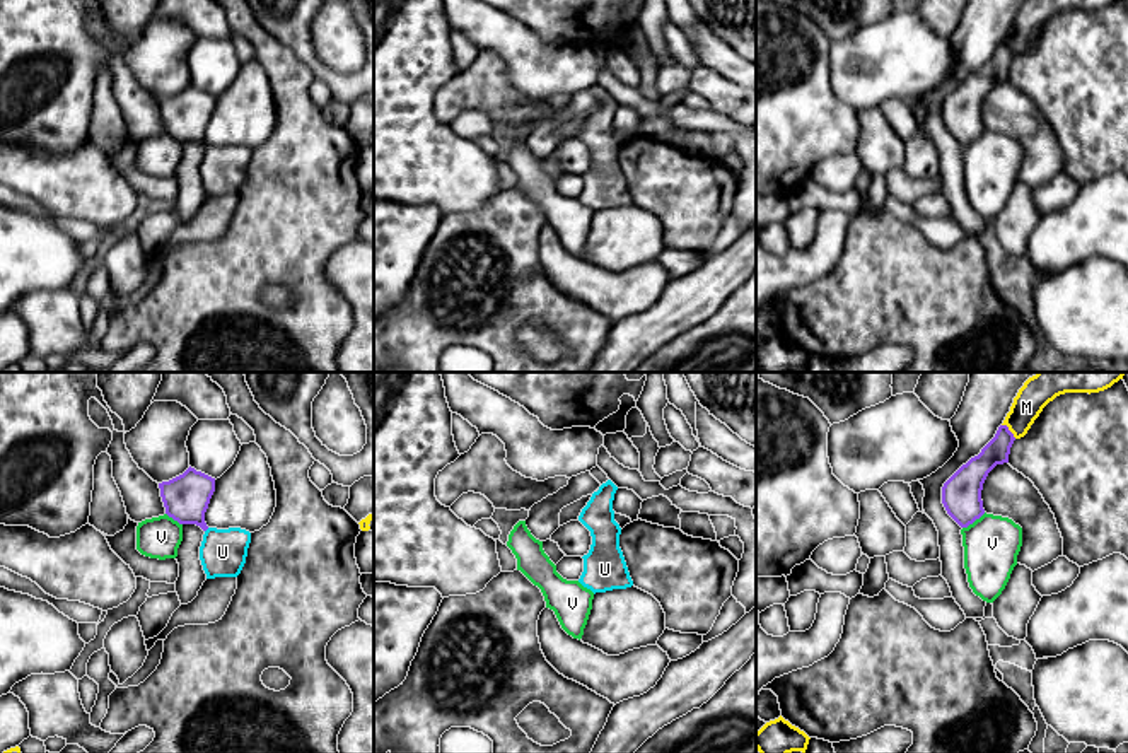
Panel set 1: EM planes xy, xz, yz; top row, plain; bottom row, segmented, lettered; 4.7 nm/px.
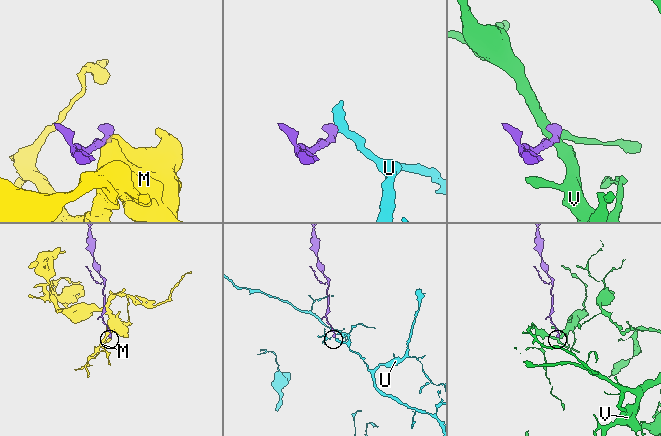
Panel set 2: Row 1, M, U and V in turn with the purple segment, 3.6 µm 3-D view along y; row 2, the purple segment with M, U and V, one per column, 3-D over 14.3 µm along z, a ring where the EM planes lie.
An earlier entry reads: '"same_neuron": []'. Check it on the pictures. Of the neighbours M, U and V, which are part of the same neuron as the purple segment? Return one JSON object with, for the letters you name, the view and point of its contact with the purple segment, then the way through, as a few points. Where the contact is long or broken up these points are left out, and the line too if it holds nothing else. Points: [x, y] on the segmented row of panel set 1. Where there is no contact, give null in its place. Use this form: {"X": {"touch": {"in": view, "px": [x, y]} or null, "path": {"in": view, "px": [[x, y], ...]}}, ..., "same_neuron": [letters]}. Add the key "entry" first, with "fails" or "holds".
{"entry": "fails", "U": {"touch": null}, "same_neuron": ["U"]}

